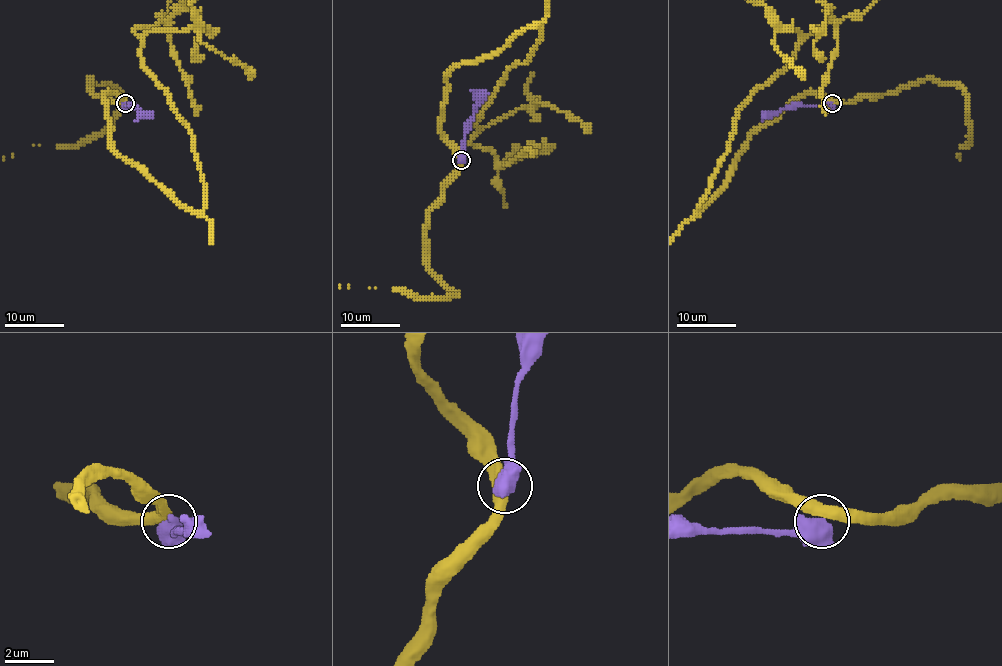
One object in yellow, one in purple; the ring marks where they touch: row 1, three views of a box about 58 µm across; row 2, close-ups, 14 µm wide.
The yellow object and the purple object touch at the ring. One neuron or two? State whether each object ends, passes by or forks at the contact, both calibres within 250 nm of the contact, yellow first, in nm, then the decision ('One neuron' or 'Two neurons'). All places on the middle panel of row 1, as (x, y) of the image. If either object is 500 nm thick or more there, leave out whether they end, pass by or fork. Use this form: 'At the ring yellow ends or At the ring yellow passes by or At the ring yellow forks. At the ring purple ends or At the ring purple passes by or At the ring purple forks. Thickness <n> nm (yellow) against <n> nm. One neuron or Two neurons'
Thickness 460 nm (yellow) against 850 nm. Two neurons

